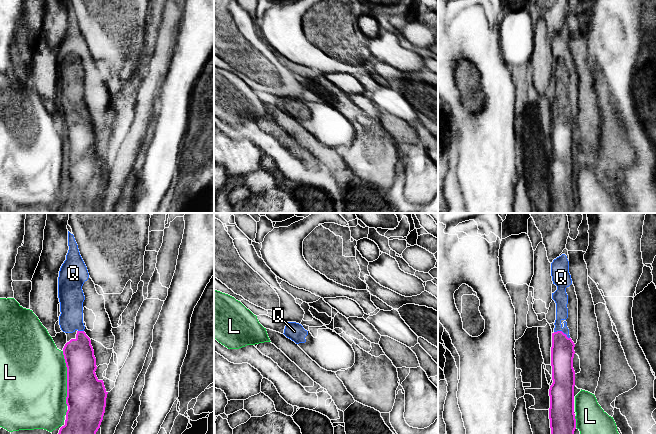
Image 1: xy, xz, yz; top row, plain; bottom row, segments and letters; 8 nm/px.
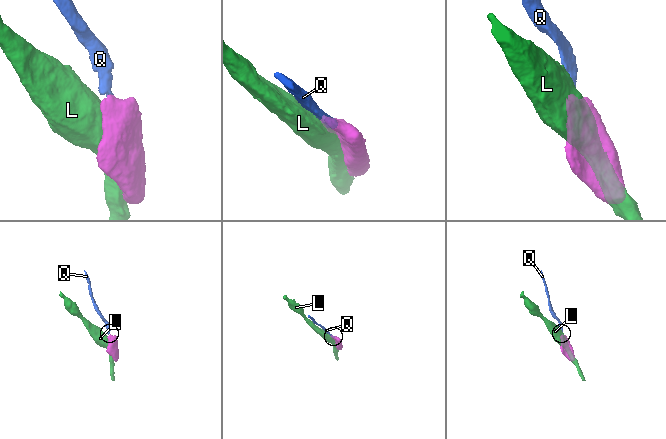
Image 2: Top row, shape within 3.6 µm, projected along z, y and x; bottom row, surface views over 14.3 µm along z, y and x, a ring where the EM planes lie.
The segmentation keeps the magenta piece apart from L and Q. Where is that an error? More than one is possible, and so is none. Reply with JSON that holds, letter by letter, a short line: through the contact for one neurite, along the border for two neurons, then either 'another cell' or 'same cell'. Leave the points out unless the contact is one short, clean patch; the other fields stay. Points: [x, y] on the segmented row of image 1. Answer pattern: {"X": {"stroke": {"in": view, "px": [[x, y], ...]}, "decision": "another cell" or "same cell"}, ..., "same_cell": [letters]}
{"L": {"decision": "another cell"}, "Q": {"stroke": {"in": "yz", "px": [[562, 351], [561, 331], [561, 300]]}, "decision": "same cell"}, "same_cell": ["Q"]}

